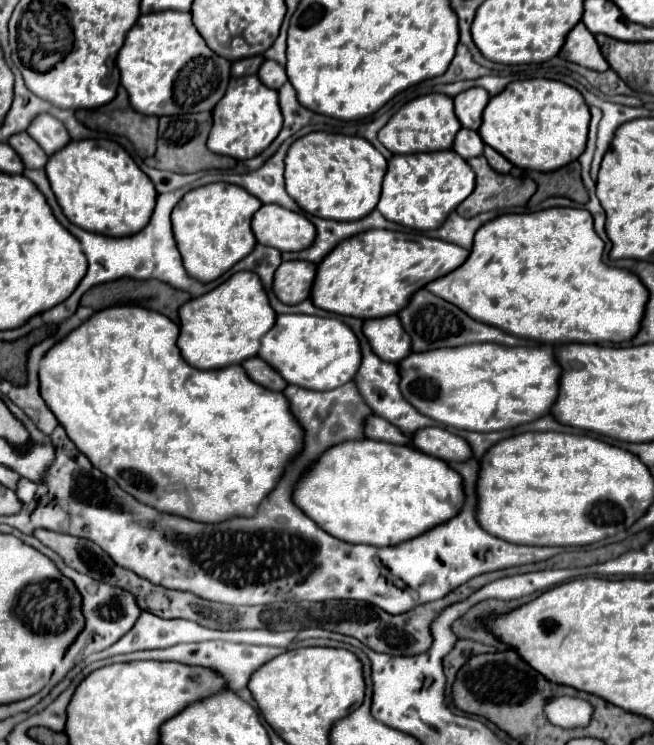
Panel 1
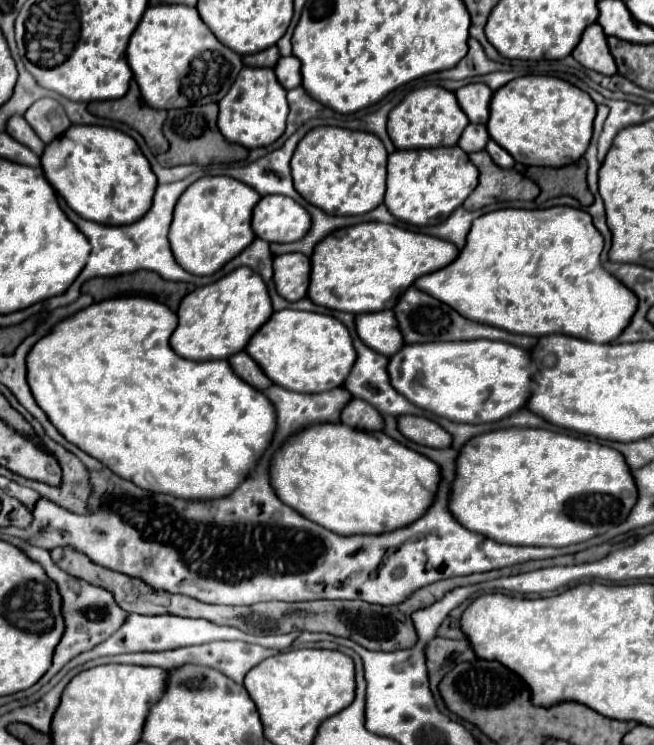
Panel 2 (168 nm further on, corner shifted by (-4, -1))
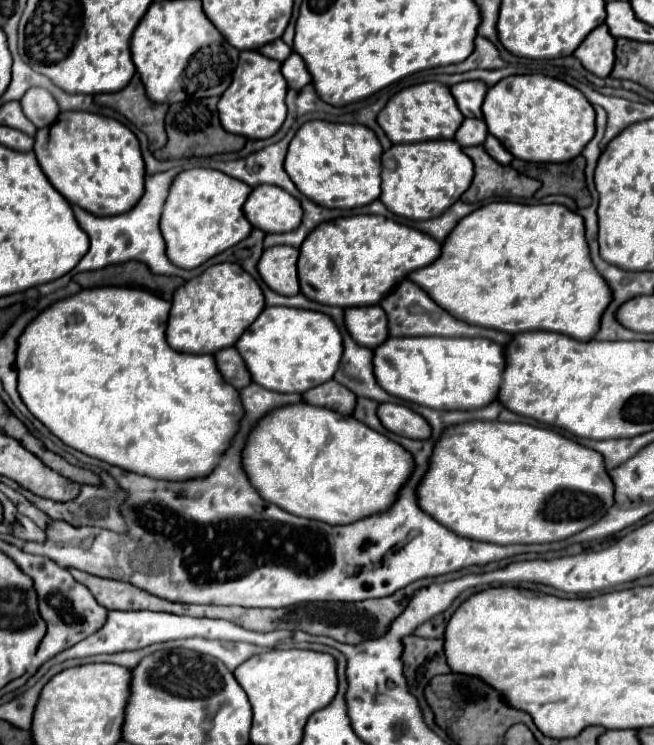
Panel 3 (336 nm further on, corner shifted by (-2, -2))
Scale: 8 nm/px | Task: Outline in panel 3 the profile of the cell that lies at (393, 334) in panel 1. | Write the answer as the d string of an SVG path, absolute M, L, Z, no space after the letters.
M380 306L368 308L348 308L346 314L346 328L350 336L370 350L376 350L388 338L388 318Z

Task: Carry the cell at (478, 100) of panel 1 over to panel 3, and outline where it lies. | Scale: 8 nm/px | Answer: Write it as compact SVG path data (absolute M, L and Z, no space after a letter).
M472 80L472 82L460 82L454 84L452 88L452 96L456 98L456 104L460 108L460 112L466 118L482 118L482 102L486 98L488 86L480 80Z

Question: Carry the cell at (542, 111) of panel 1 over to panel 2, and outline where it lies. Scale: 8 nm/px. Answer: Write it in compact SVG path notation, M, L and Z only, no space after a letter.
M526 75L512 79L500 87L490 101L488 133L498 145L502 145L518 163L522 165L542 165L542 167L562 167L578 161L592 139L592 123L596 117L596 103L590 95L558 77L546 75Z

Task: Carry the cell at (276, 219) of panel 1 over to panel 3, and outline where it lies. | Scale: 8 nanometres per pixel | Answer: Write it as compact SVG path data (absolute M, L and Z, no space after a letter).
M256 186L244 204L248 222L268 234L296 230L302 222L302 206L278 186Z

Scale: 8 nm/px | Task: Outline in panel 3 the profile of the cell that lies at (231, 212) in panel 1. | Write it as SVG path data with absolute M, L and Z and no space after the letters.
M192 168L176 176L164 204L160 230L166 240L166 256L178 268L194 270L216 254L250 236L252 224L244 216L244 202L252 188L220 170Z

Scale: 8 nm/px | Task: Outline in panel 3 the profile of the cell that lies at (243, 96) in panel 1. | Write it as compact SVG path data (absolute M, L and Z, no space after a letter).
M256 50L240 52L240 62L234 70L232 84L218 102L218 114L224 130L248 140L264 140L274 136L286 118L286 90L286 80L280 74L280 62L264 58Z

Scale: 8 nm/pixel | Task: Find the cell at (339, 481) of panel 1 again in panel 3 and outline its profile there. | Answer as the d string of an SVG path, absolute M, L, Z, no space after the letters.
M306 402L300 406L284 406L282 410L264 416L260 426L250 434L242 458L252 486L260 490L264 500L288 510L290 514L328 522L332 526L358 522L360 518L368 518L368 514L388 510L392 498L396 498L396 490L400 490L400 486L412 476L412 454L400 444L370 430L356 418L340 416L334 410L324 410Z

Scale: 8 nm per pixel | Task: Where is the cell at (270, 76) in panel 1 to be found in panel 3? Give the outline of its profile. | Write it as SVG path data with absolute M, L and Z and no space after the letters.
M292 52L282 62L282 74L284 74L286 82L288 82L288 88L292 88L292 90L302 90L310 82L308 68L306 68L304 60L296 52Z

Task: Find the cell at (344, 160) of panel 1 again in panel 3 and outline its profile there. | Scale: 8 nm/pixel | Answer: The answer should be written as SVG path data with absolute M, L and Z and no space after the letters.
M312 120L300 126L290 142L284 170L296 188L312 202L326 208L352 210L374 202L380 190L382 146L376 134L362 124L332 124Z

